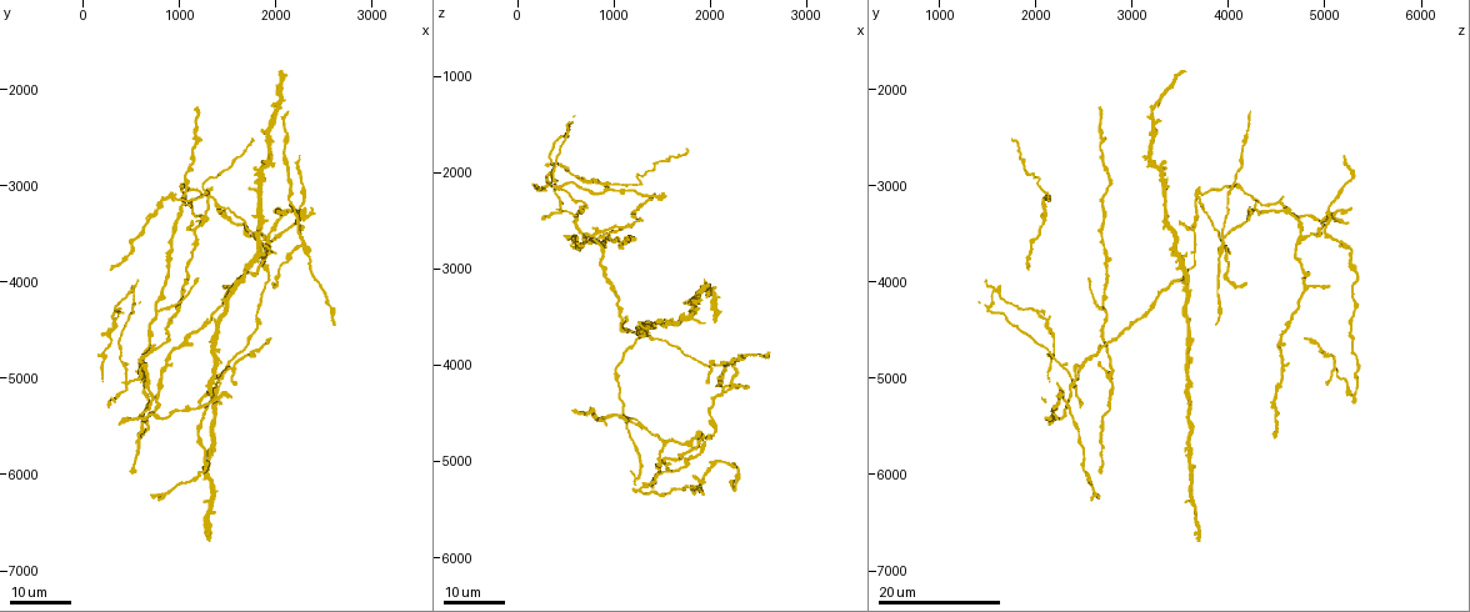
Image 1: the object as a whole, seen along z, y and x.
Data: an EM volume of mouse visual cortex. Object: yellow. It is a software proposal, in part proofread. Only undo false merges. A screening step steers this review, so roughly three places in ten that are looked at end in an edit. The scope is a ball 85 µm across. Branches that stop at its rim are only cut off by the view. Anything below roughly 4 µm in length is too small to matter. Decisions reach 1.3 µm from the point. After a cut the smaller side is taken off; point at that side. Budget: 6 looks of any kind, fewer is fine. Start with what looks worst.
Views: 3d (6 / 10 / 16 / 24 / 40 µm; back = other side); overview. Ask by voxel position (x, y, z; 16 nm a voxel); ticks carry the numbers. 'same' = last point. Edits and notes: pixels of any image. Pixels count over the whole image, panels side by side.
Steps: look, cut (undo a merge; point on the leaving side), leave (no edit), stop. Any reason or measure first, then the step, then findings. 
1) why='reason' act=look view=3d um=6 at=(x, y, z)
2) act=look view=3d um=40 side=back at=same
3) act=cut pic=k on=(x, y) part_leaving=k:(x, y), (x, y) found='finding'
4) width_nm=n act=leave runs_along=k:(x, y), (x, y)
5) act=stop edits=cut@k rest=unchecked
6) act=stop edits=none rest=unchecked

why='looks like a crossing' act=look view=3d um=24 at=(1340, 3080, 3680)

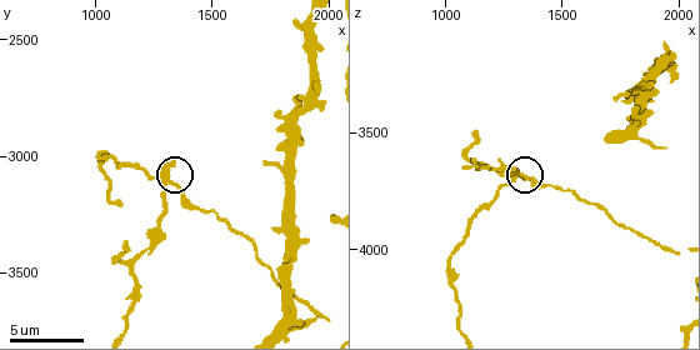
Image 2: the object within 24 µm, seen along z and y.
why='zoom in' act=look view=3d um=10 at=(1320, 3110, 3670)

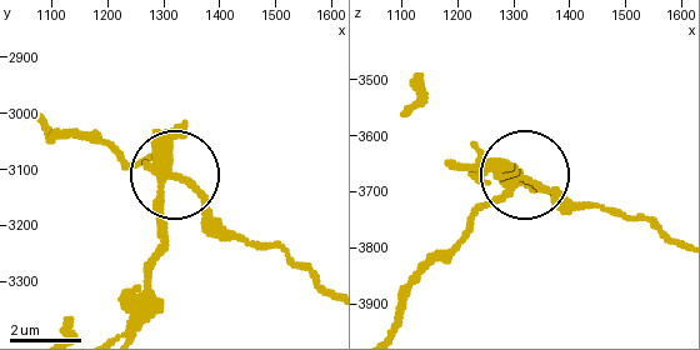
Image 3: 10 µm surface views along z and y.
arms=5 act=cut pic=3 on=(185, 124) part_leaving=3:(160, 171), (44, 126) found='two cells meet here'

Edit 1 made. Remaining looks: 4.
why='looks like a crossing' act=look view=3d um=16 at=(720, 4680, 2660)

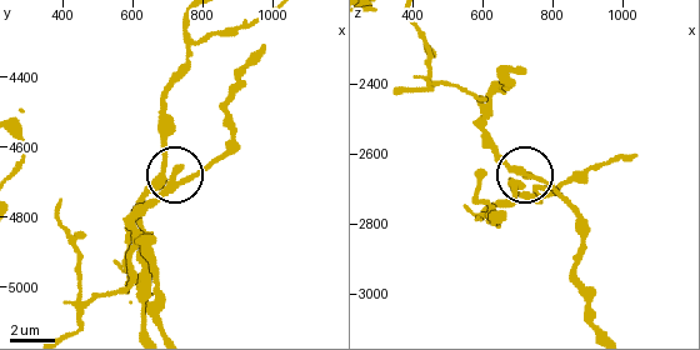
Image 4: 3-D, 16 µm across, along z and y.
act=look view=3d um=10 at=same

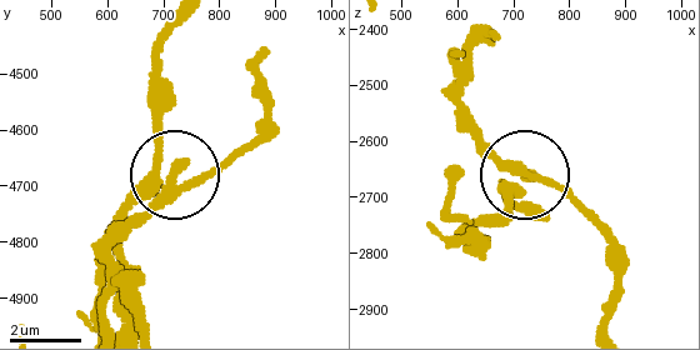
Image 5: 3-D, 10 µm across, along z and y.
width_nm=200 act=leave runs_along=5:(254, 56), (263, 123), (200, 176), (176, 170), (155, 93) found='continuous, no second cell'

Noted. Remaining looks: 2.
why='two arms in line, one across' act=look view=3d um=16 at=(2300, 3600, 3920)

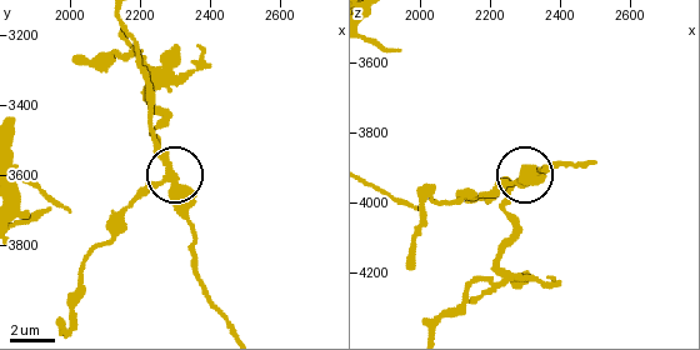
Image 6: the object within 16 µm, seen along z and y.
act=look view=3d um=10 at=same

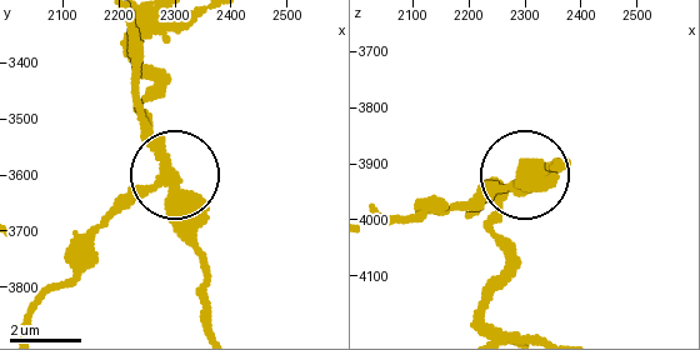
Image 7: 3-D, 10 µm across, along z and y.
side_arm_um=15 act=leave found='all the same cell'

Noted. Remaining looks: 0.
act=stop edits=cut@3 rest=unchecked

